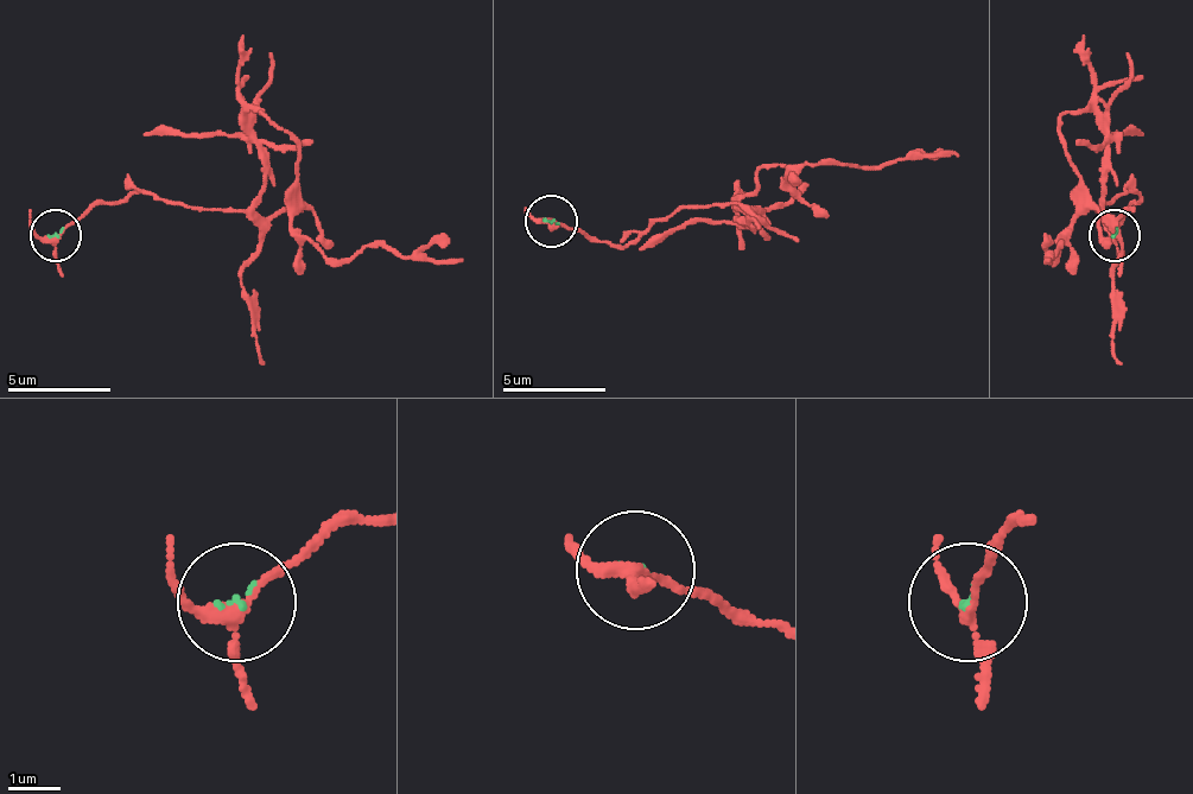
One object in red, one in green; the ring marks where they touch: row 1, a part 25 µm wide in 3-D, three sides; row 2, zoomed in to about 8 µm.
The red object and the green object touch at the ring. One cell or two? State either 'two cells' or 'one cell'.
two cells

